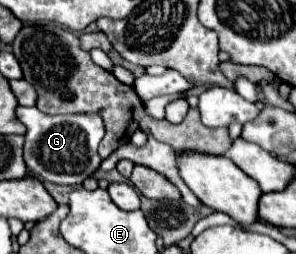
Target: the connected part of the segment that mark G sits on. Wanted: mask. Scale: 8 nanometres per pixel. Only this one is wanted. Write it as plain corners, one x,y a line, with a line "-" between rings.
17,107
17,117
27,127
23,159
37,177
57,185
81,185
87,177
93,177
101,165
97,153
103,139
103,119
97,113
79,115
47,115
37,107

